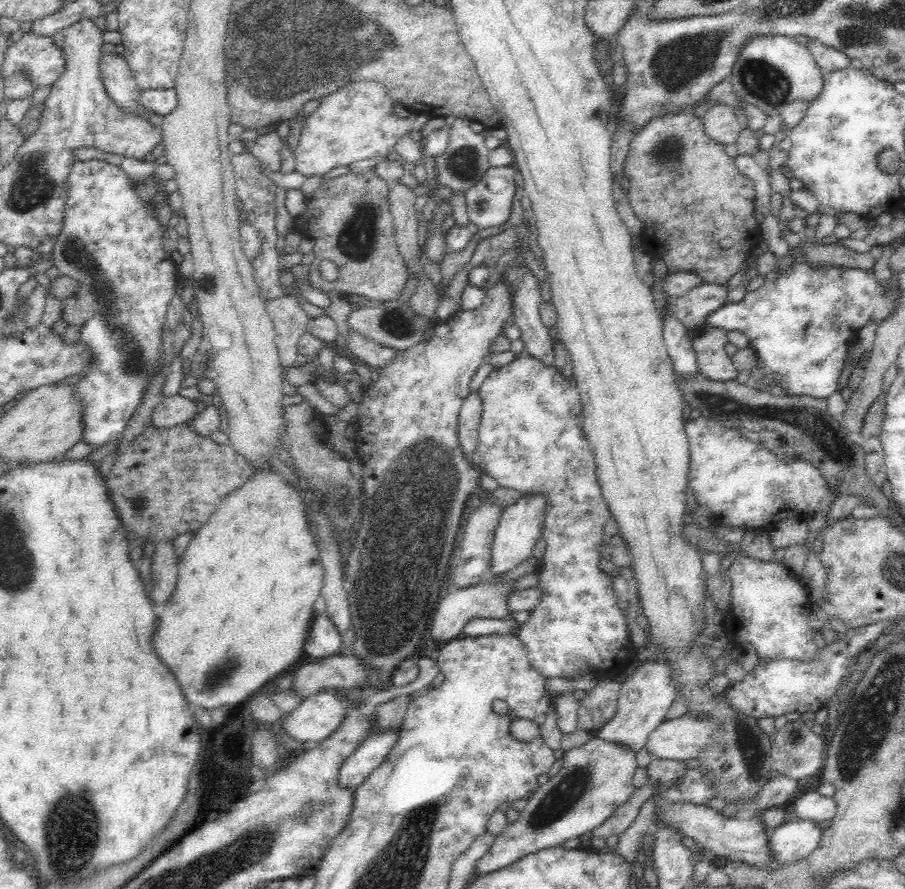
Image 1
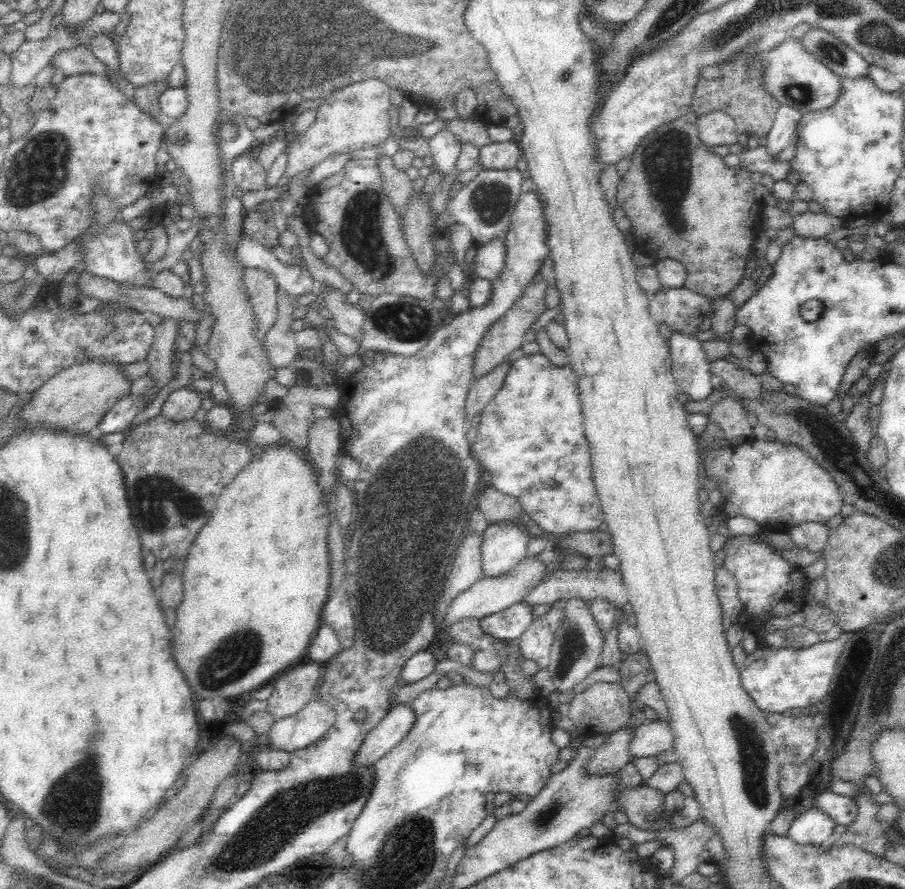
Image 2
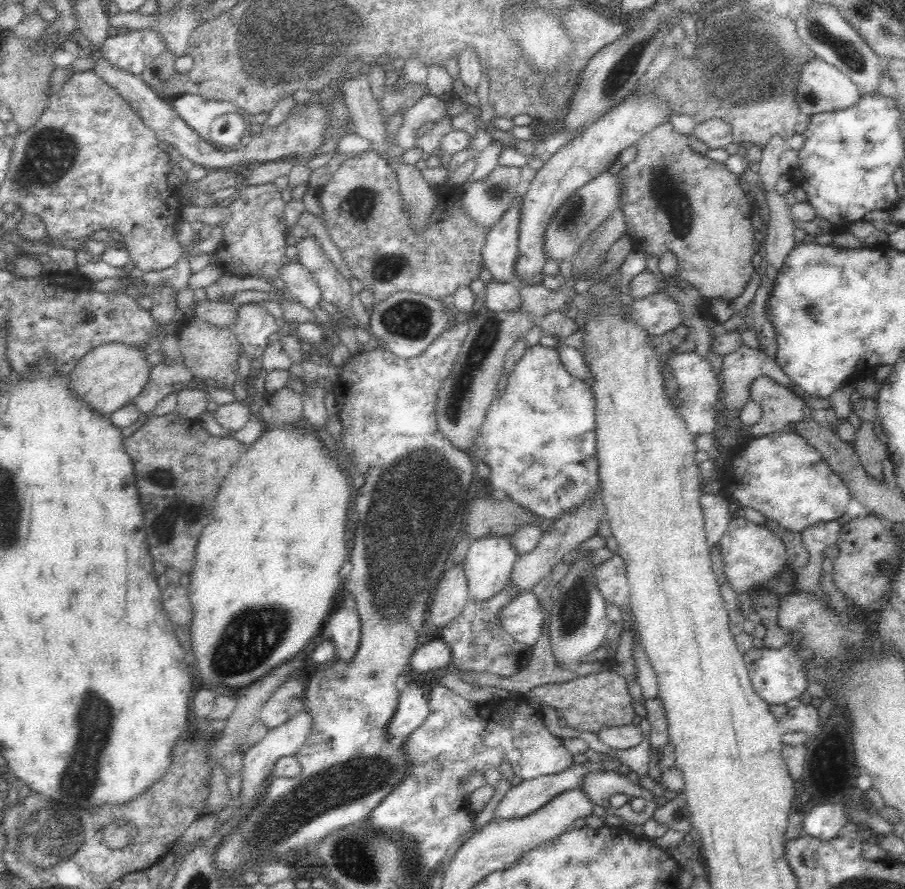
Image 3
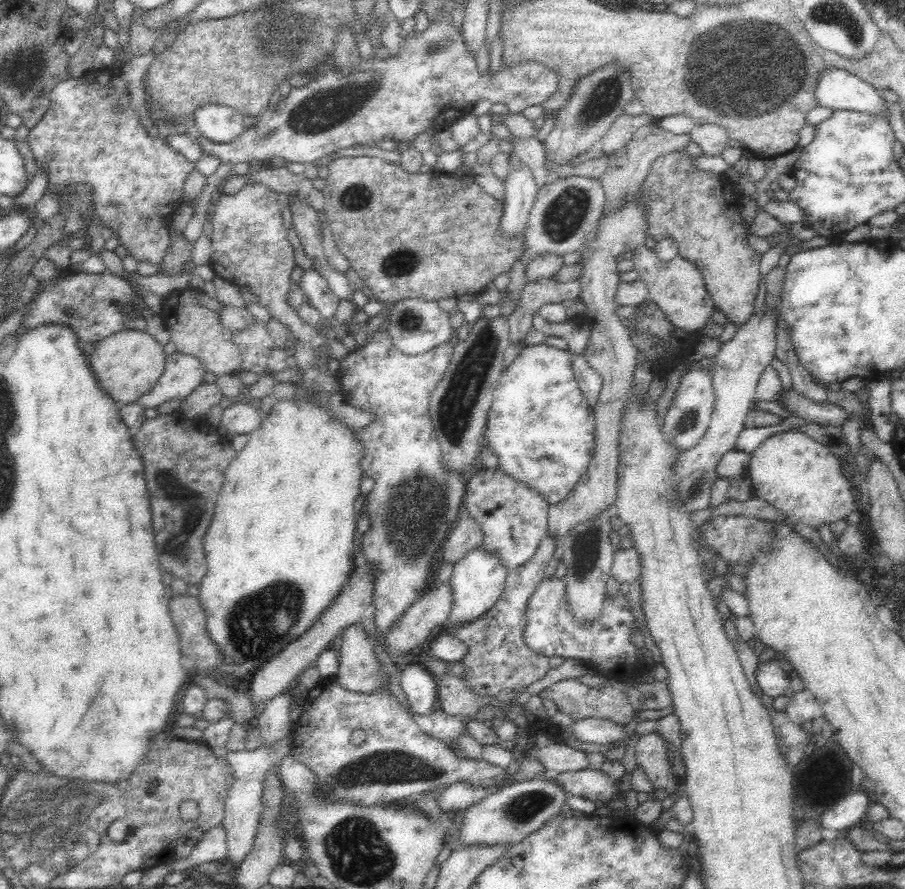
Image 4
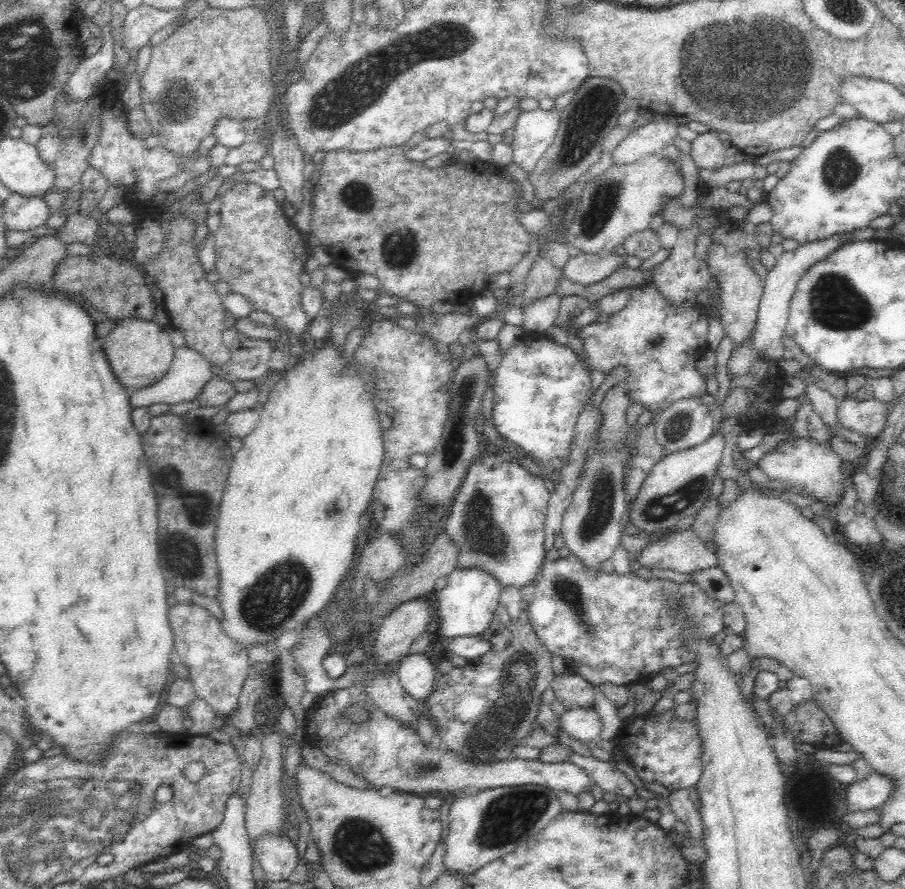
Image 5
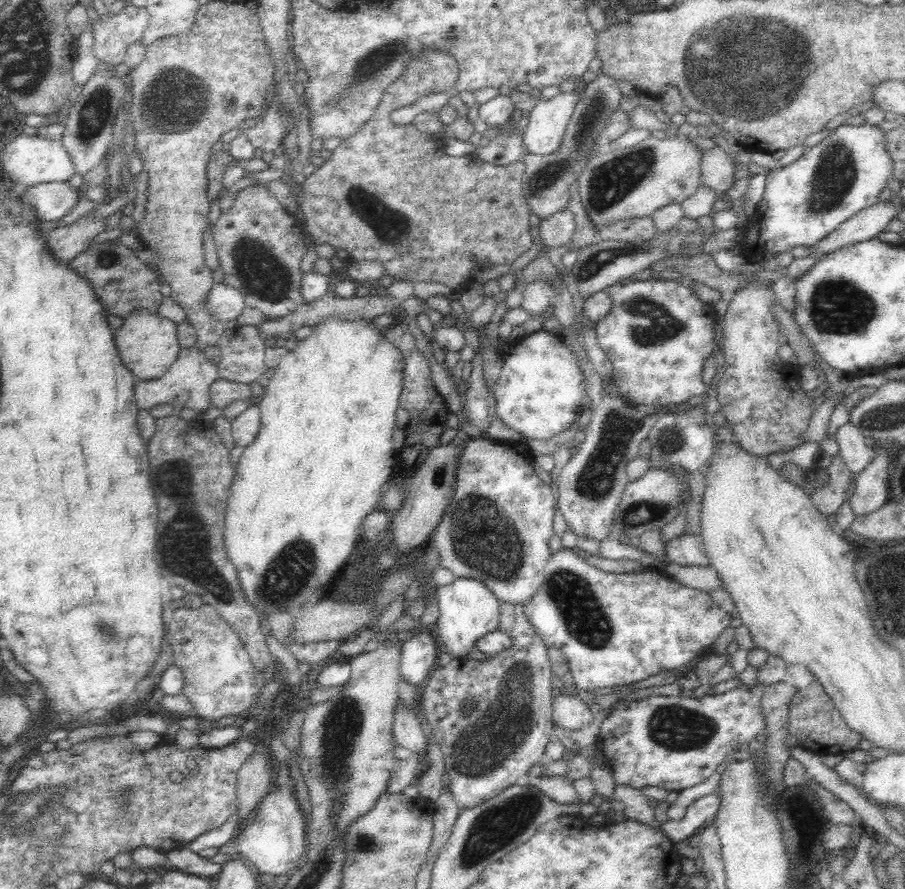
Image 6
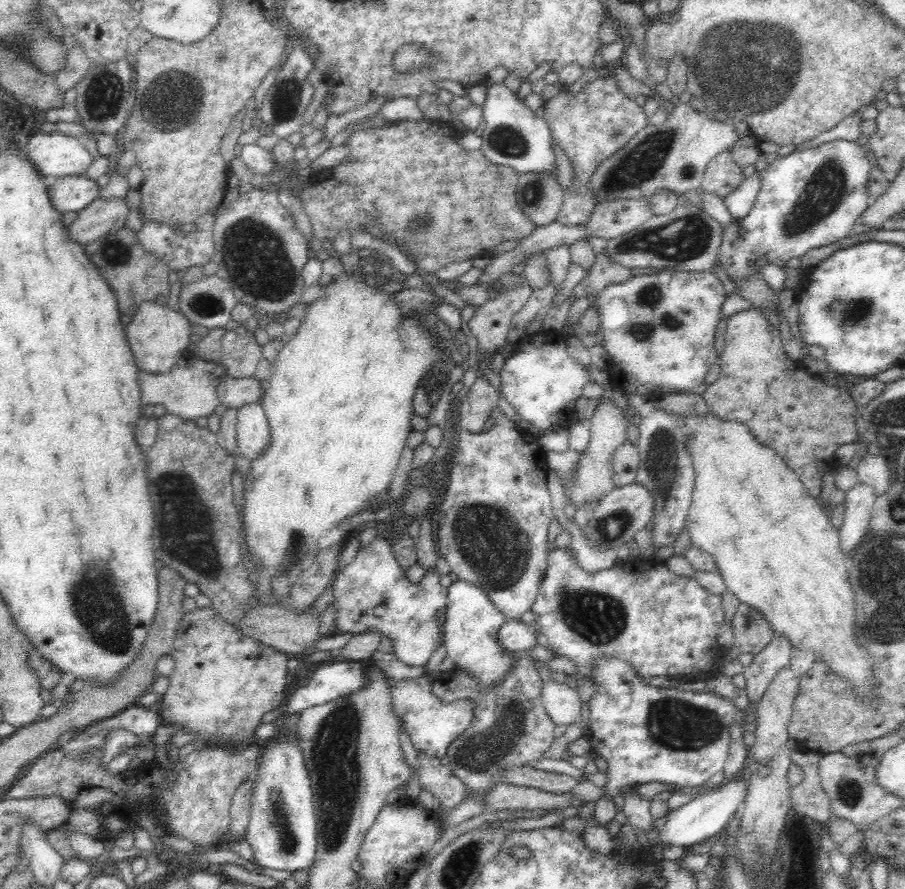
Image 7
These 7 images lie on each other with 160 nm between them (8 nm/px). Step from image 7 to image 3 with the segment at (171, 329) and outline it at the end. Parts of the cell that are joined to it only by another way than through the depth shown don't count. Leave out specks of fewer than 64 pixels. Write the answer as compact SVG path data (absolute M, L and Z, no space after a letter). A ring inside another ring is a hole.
M122 343L103 344L78 360L74 369L69 372L68 387L72 389L72 395L86 403L92 411L108 416L133 402L144 388L150 369L144 349Z

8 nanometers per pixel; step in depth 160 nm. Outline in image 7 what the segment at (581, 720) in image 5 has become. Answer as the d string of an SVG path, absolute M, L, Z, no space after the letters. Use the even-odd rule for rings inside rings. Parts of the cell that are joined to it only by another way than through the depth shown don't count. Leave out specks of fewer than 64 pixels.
M546 676L541 699L555 725L569 727L580 721L583 701L578 691L567 684Z

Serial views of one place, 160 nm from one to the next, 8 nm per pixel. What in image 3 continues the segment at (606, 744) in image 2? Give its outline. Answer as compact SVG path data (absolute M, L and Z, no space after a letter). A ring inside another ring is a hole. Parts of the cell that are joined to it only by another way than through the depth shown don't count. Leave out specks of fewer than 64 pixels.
M603 752L602 755L604 755L605 758L600 758L599 762L586 760L584 763L574 764L558 774L544 775L532 780L522 781L518 786L510 787L495 810L495 818L522 818L522 816L528 816L530 812L536 812L536 810L542 808L548 800L552 800L552 798L558 796L560 792L578 788L588 773L608 771L609 766L606 766L605 762L610 759L616 760L616 758L609 756L609 754L603 754Z

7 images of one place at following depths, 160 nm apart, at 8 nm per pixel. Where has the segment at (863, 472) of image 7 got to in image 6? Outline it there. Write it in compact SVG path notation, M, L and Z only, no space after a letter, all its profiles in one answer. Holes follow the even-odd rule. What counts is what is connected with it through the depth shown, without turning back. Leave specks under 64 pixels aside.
M850 422L838 427L834 438L838 441L839 456L850 473L860 473L877 456L876 450L868 445L860 429Z

